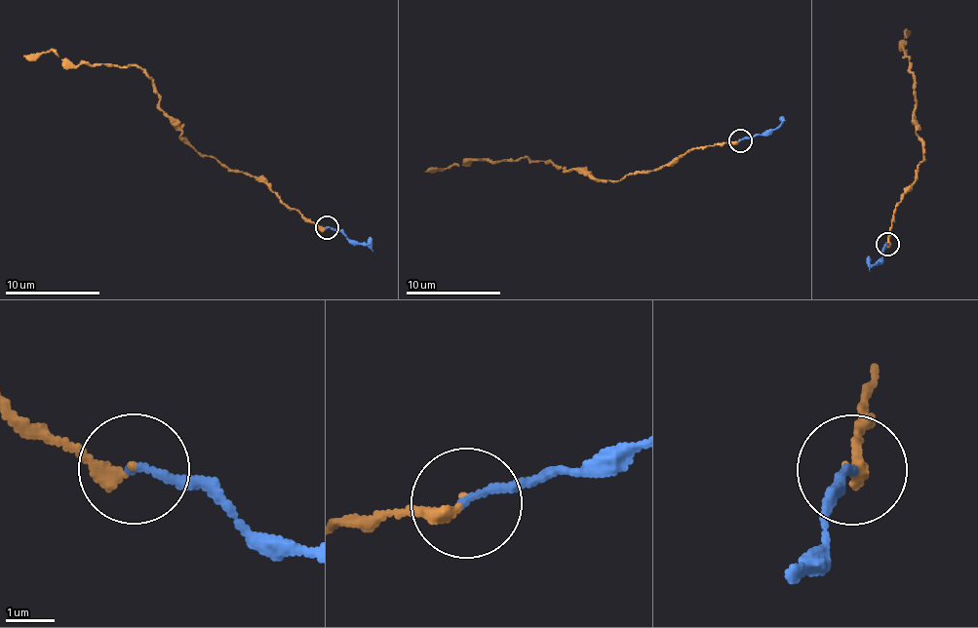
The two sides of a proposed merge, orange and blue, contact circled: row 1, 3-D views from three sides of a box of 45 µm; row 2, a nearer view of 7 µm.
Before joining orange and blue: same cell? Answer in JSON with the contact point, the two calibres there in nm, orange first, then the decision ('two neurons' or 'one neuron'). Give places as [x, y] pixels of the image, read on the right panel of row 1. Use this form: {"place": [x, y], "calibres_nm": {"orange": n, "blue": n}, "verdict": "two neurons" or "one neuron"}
{"place": [887, 244], "calibres_nm": {"orange": 260, "blue": 170}, "verdict": "one neuron"}

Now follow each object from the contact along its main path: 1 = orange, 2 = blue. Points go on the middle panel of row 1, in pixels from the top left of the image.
1: (738, 141), (701, 146), (653, 170), (614, 180), (523, 156), (471, 159), (425, 171)
2: (740, 140), (772, 131), (782, 122), (781, 118)

